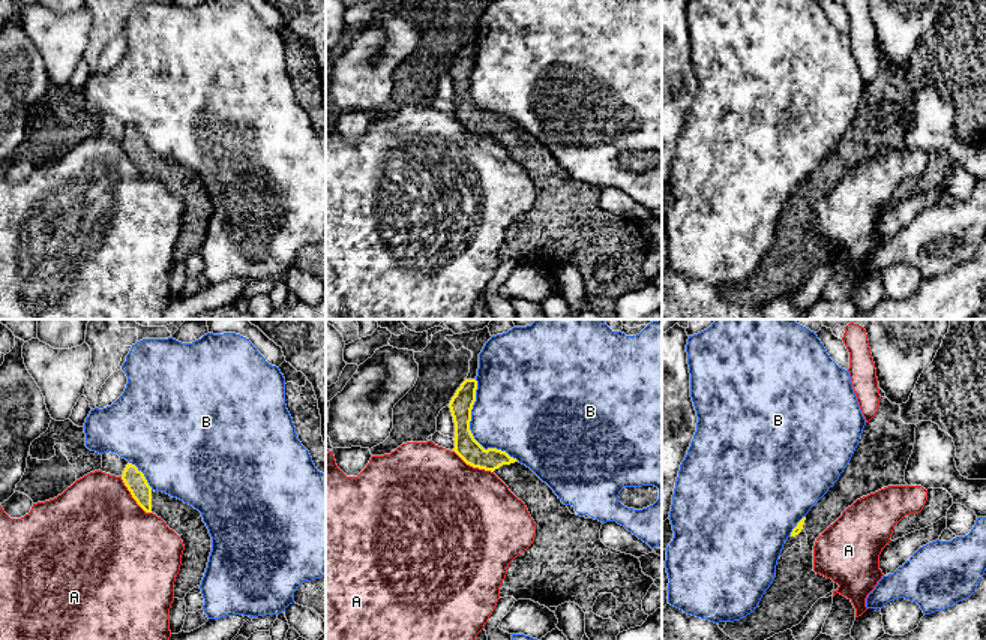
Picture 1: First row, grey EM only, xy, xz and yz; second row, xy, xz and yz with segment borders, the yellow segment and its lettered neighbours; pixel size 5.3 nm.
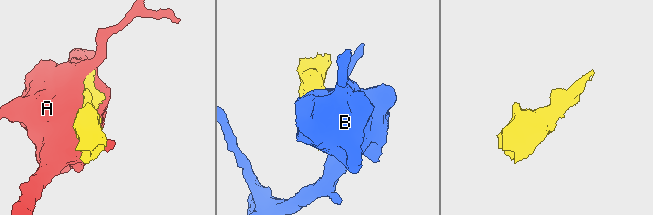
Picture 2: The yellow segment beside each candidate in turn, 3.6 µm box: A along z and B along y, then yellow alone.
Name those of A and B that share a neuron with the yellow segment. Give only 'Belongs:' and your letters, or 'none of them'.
Belongs: none of them

